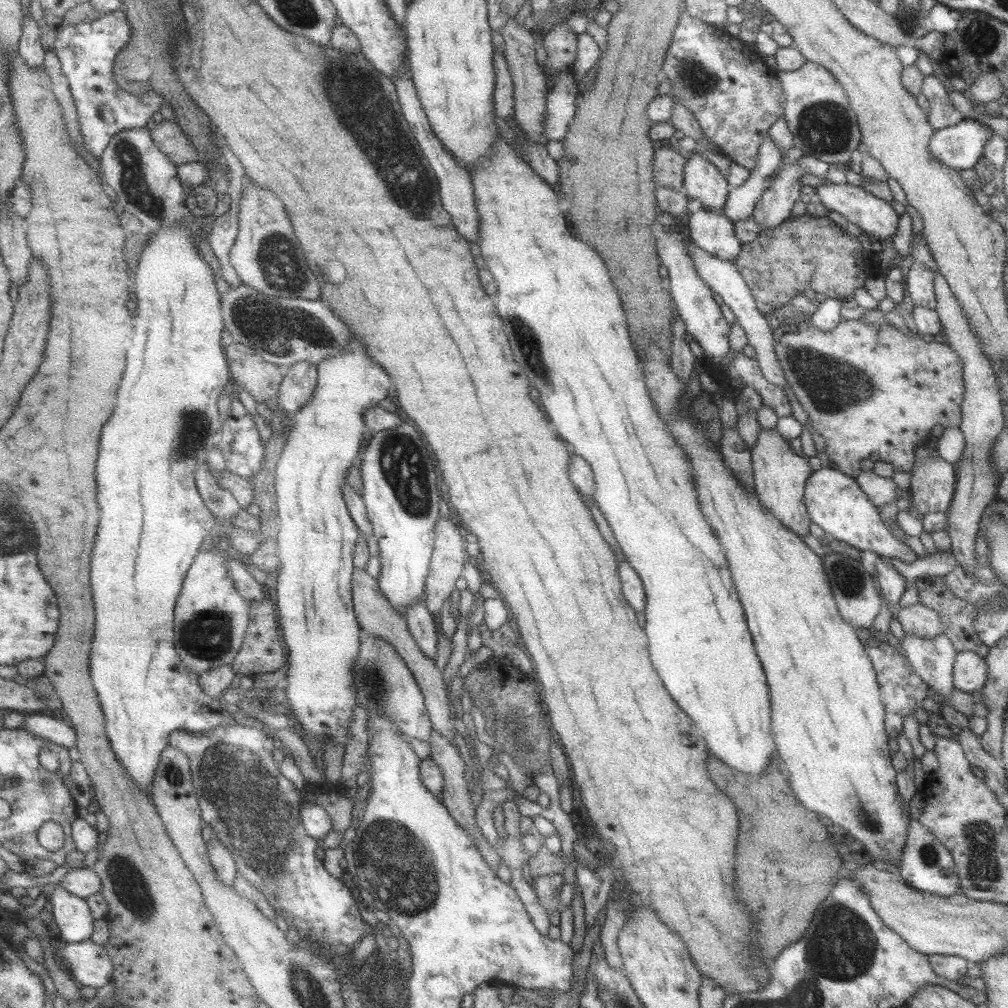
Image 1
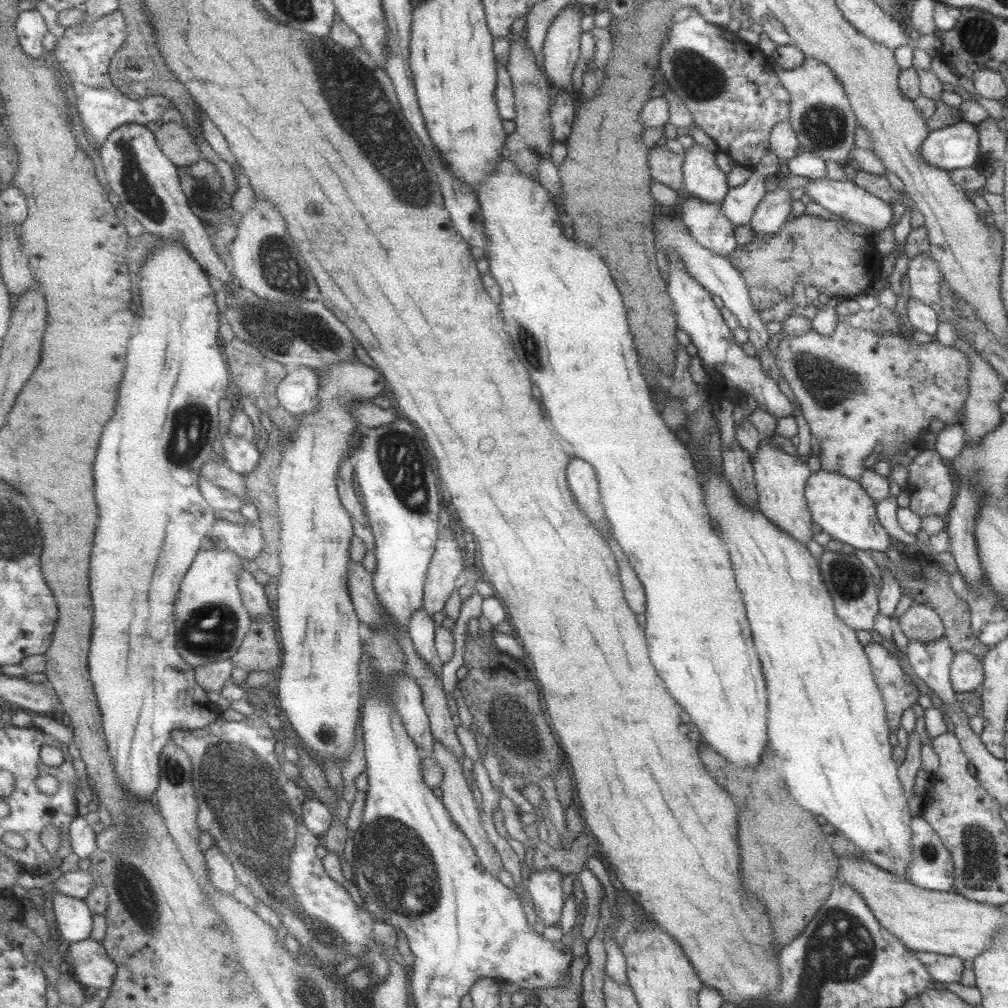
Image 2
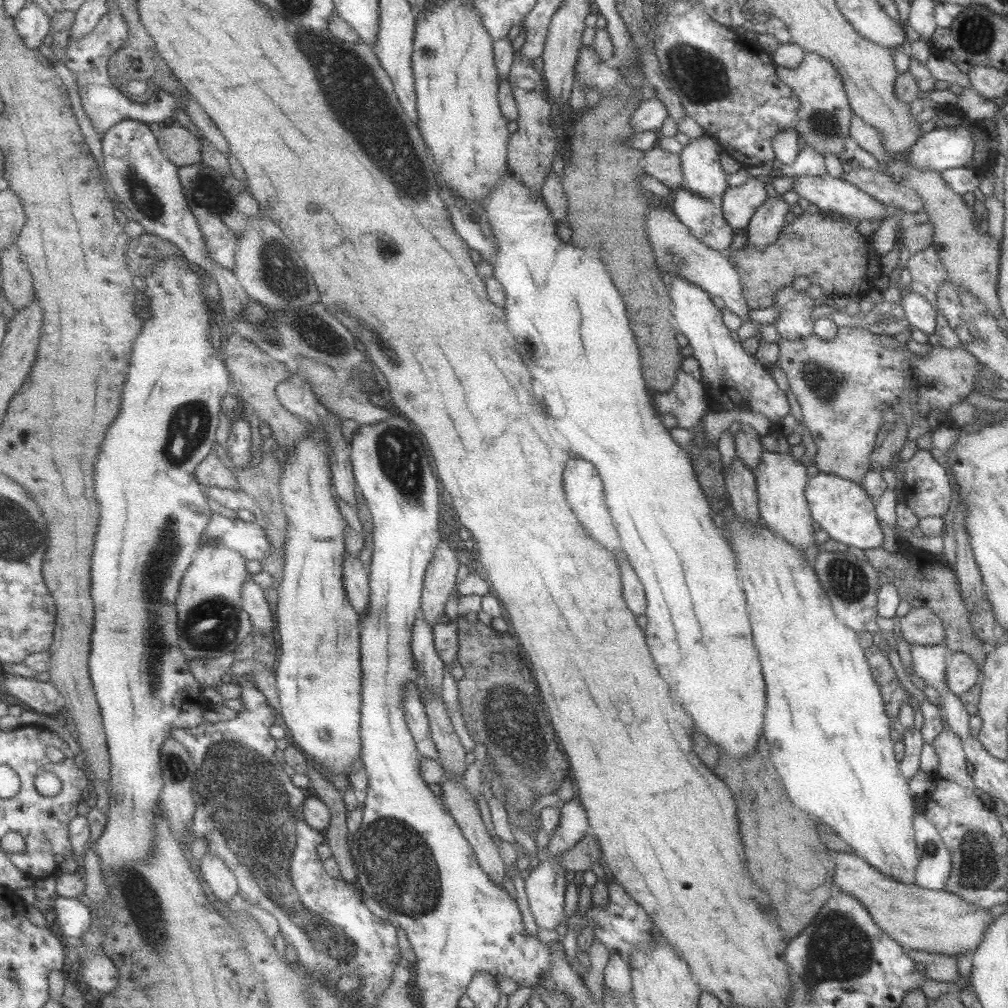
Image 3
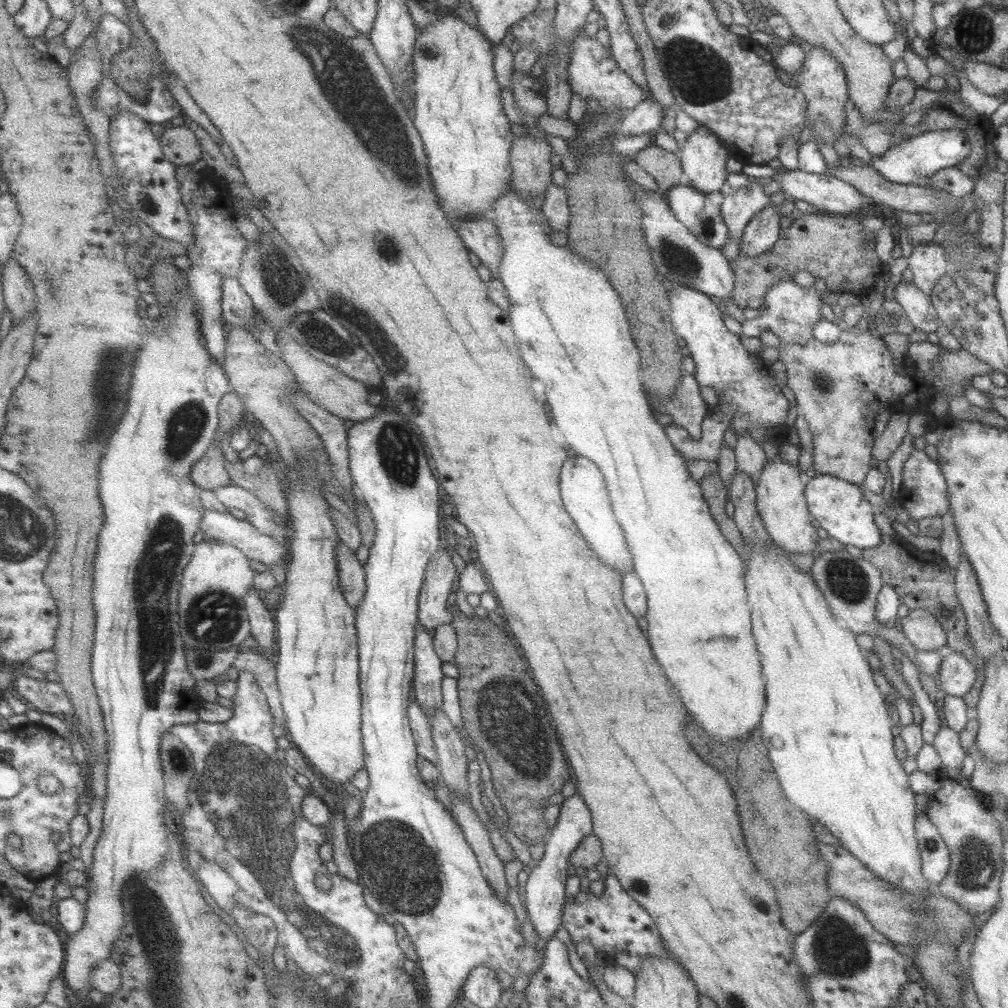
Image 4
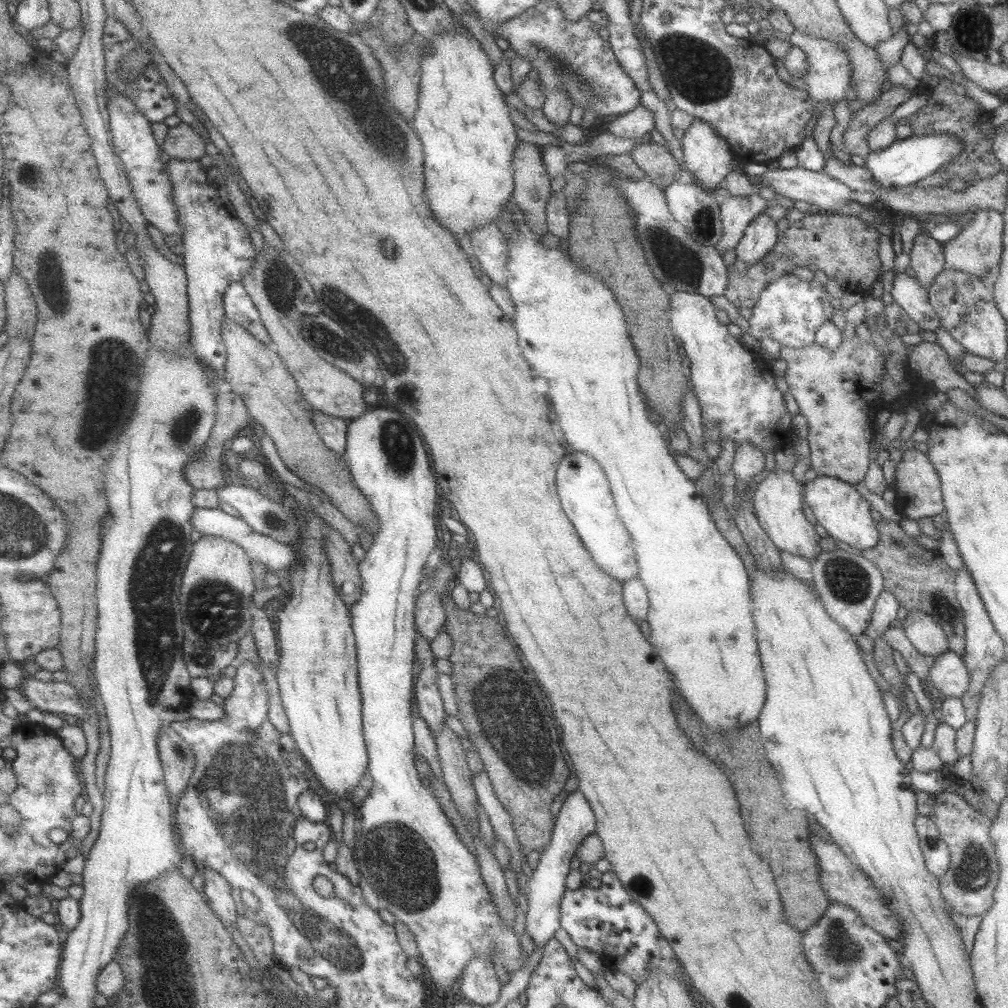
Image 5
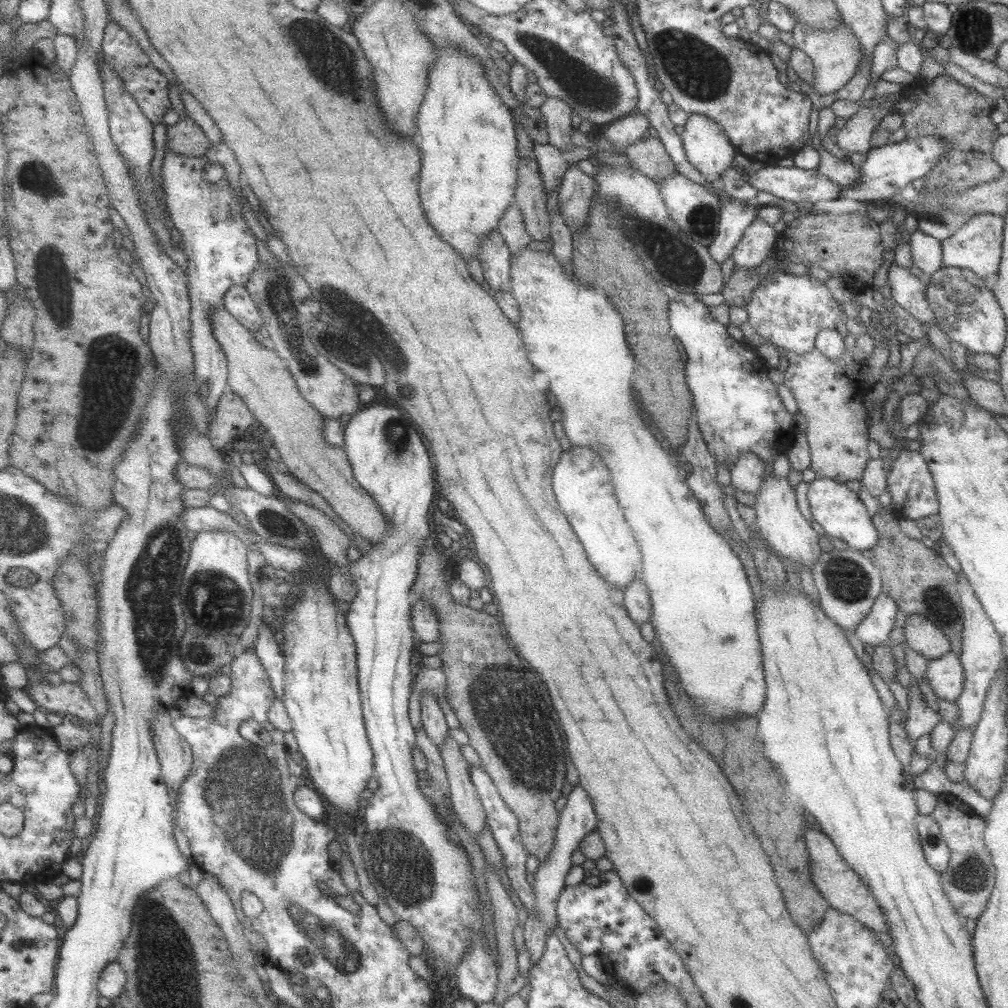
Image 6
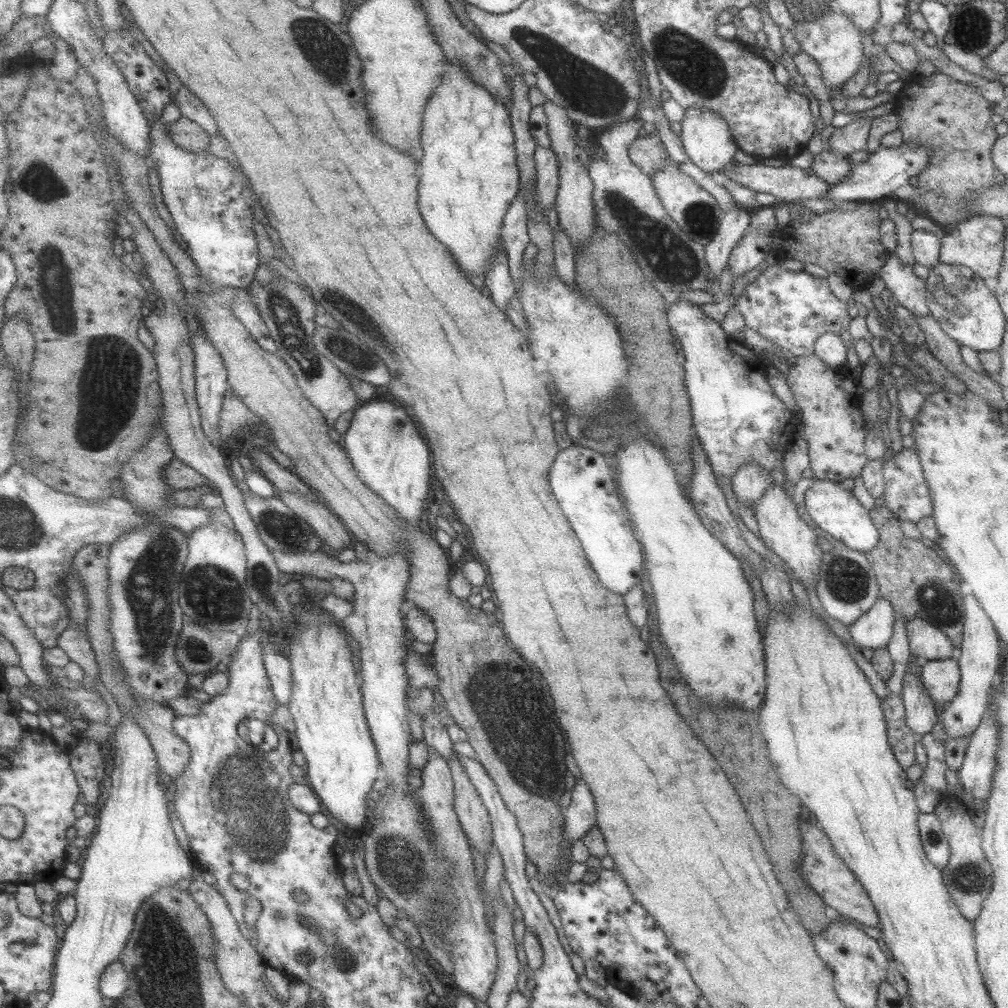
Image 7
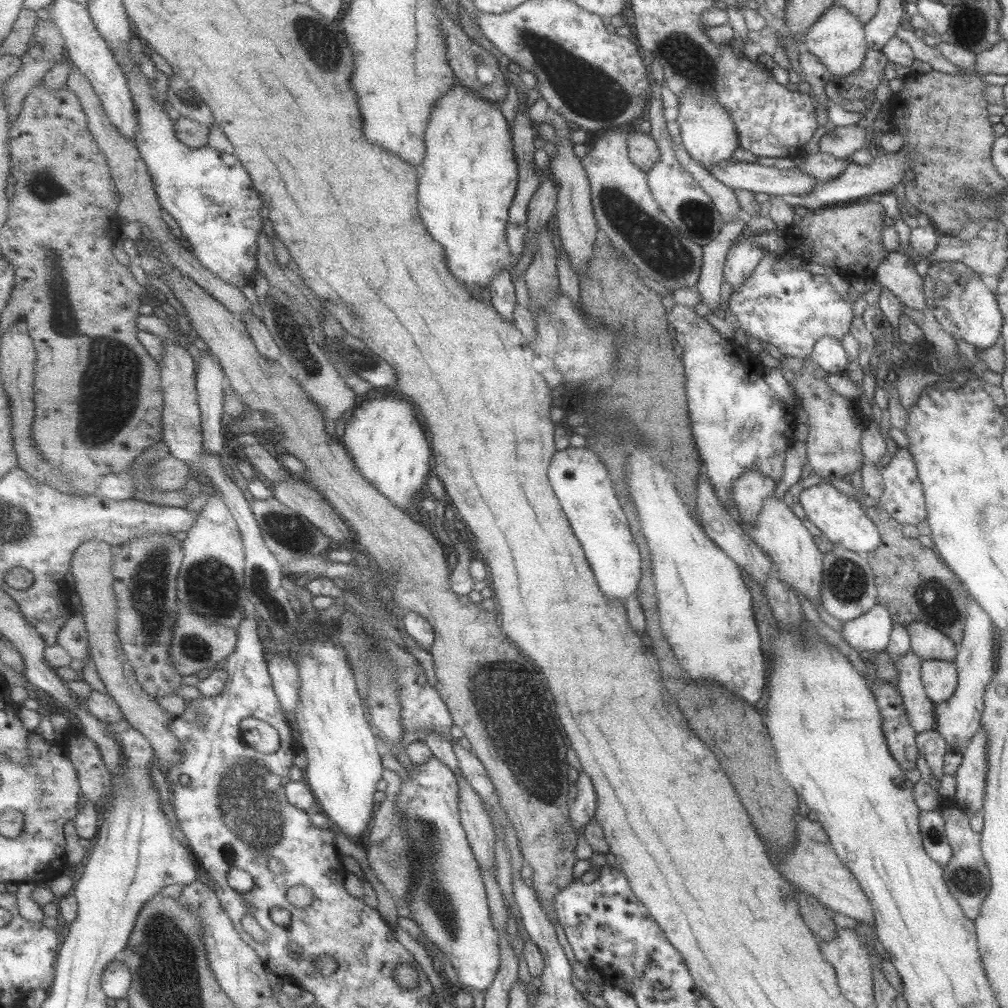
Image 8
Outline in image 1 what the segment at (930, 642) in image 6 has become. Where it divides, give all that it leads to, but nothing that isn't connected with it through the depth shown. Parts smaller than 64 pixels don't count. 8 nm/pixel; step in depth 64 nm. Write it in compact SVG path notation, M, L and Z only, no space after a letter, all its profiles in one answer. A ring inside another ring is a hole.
M920 603L901 608L895 611L894 615L900 622L903 632L909 636L933 638L943 632L939 615Z

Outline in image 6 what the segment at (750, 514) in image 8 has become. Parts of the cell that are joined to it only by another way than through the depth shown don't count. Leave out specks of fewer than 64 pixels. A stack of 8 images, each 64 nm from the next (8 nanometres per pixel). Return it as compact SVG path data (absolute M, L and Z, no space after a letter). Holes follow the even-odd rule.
M751 452L741 453L730 468L731 482L729 489L735 488L754 497L759 493L761 485L767 480L764 463Z

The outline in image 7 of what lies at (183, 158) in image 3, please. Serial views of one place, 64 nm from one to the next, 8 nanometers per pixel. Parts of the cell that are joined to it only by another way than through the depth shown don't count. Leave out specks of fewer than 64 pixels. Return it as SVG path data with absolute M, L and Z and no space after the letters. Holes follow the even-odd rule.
M184 117L170 124L170 133L175 143L194 153L209 150L212 141L211 135L201 125Z

